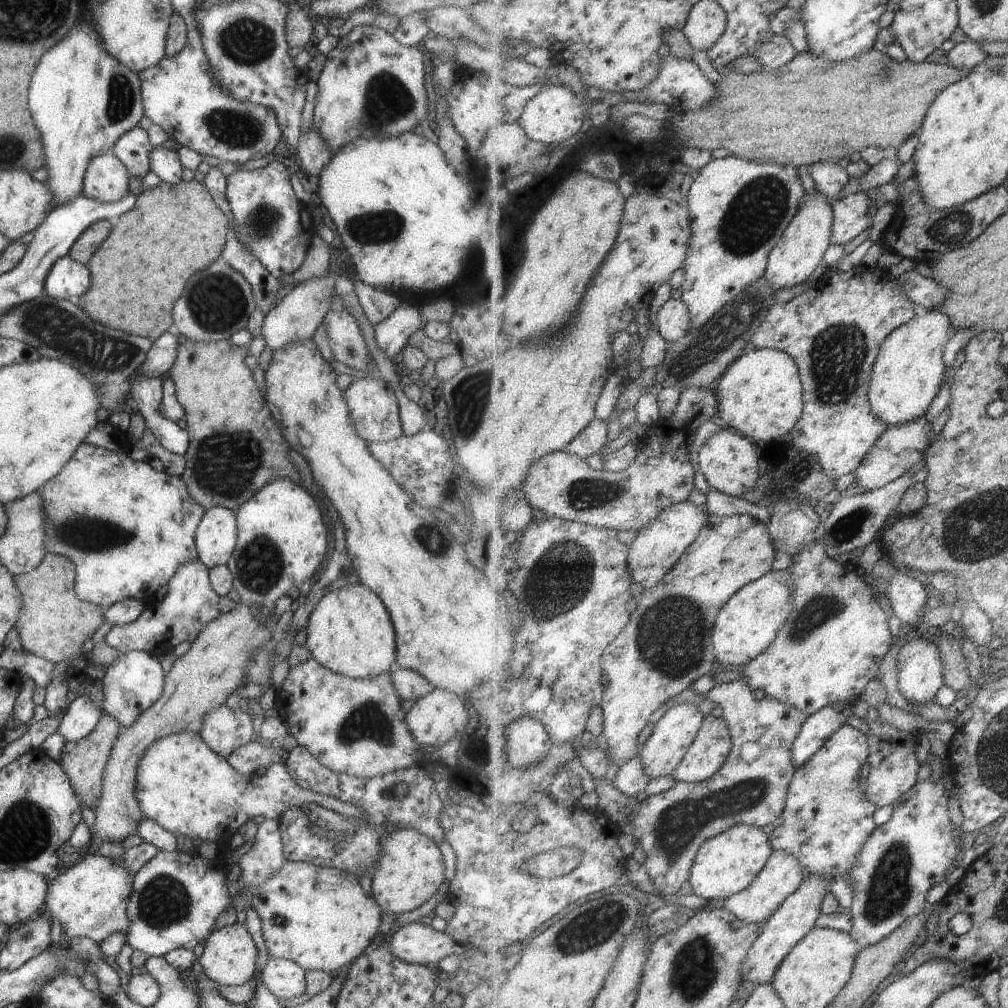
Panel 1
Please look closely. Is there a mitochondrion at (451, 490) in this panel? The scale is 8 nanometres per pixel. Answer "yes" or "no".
no

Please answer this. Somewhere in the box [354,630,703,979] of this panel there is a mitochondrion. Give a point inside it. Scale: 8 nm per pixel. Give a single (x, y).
(588, 931)

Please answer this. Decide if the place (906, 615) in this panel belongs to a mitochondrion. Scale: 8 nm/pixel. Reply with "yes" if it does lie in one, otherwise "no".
no

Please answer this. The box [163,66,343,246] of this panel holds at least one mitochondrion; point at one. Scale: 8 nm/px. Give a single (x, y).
(236, 129)

